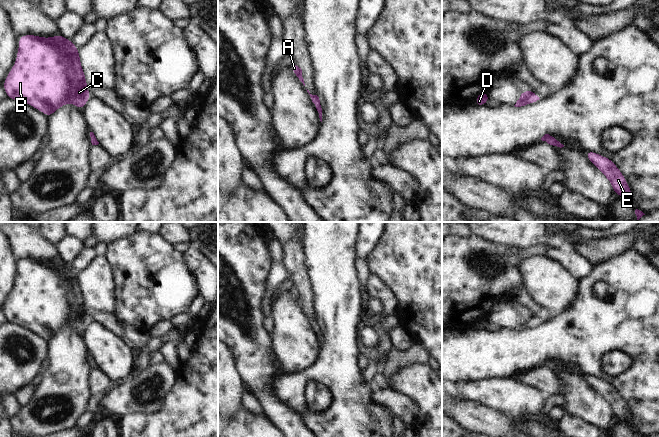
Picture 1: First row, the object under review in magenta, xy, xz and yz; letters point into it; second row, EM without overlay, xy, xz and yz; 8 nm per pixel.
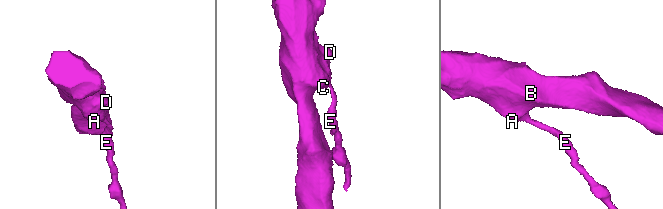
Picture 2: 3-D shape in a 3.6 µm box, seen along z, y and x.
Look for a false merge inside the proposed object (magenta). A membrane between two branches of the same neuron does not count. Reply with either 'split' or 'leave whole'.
leave whole

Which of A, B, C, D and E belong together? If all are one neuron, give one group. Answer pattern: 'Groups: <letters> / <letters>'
Groups: A B C D E

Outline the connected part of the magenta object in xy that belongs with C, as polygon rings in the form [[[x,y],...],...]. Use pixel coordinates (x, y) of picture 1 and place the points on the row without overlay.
[[[37,259],[19,260],[17,282],[3,312],[9,322],[27,327],[48,341],[70,326],[83,334],[90,322],[79,274],[71,264],[61,259],[52,262]]]

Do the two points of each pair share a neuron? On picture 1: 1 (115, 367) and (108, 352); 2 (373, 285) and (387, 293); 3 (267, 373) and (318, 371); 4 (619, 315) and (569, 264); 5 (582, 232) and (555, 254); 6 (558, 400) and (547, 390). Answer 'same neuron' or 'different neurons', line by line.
1: same neuron
2: same neuron
3: different neurons
4: different neurons
5: different neurons
6: different neurons

